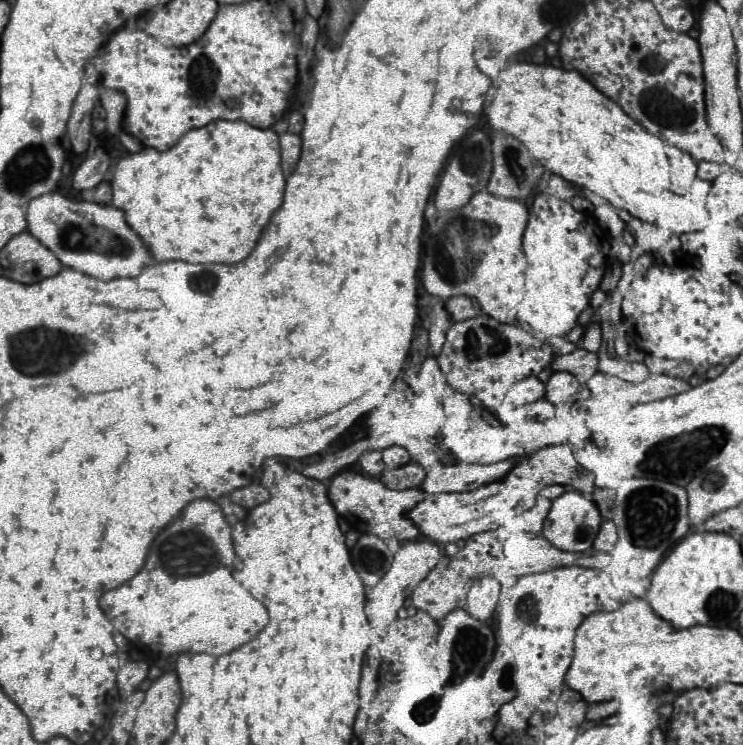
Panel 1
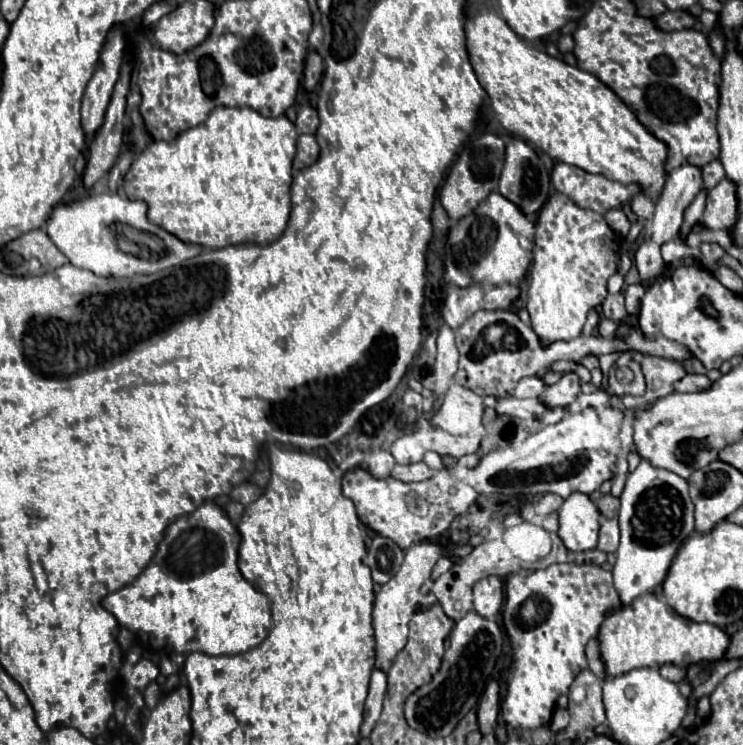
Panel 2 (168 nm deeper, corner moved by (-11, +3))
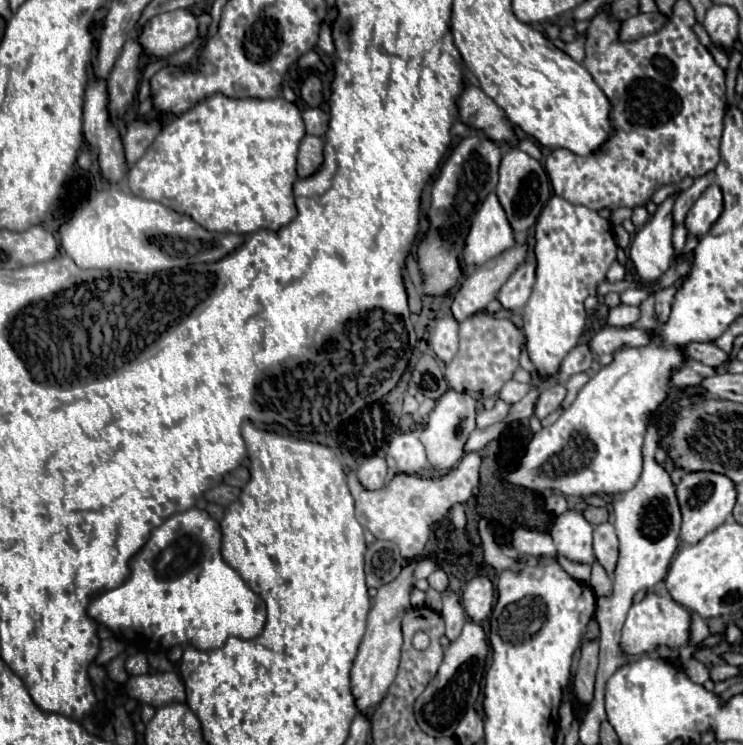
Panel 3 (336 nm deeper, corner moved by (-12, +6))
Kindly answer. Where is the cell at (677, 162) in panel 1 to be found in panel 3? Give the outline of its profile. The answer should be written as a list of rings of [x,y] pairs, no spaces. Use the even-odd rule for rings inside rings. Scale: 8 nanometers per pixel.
[[[676,195],[660,203],[652,219],[646,221],[646,225],[638,229],[630,245],[630,259],[638,275],[644,277],[644,281],[648,283],[654,283],[672,265],[672,257],[674,257],[672,207],[674,207],[674,201],[676,201]]]

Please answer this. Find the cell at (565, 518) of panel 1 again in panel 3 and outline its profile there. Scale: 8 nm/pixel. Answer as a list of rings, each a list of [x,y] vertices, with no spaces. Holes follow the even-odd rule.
[[[570,507],[556,517],[550,535],[558,547],[558,553],[580,563],[594,563],[593,529],[582,511]]]

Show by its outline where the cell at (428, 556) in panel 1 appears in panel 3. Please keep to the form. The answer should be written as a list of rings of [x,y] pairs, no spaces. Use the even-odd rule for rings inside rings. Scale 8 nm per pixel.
[[[410,561],[402,567],[400,575],[382,585],[372,601],[372,609],[368,613],[368,623],[366,623],[366,633],[360,643],[358,655],[354,659],[354,667],[350,673],[352,679],[352,695],[356,697],[356,705],[362,713],[372,717],[374,709],[382,701],[384,693],[388,691],[390,683],[396,677],[398,663],[400,663],[400,649],[402,649],[402,617],[410,609],[410,591],[414,587],[414,569],[416,561]]]

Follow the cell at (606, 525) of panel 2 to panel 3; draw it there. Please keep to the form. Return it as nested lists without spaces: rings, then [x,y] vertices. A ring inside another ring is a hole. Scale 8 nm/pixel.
[[[600,523],[594,527],[594,555],[608,571],[614,569],[618,557],[618,537],[612,523]]]

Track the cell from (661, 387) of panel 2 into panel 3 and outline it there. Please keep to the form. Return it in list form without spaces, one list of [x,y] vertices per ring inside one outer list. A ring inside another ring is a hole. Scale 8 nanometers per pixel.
[[[690,359],[690,361],[684,361],[684,365],[672,373],[670,385],[674,385],[674,387],[694,387],[704,377],[710,377],[710,375],[714,375],[712,367],[706,367],[698,361]]]

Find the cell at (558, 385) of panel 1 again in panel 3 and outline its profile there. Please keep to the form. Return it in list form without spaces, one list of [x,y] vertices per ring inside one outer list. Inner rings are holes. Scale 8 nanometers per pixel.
[[[562,383],[540,393],[540,397],[536,401],[536,417],[544,419],[548,413],[556,411],[560,407],[560,403],[564,401],[564,397],[566,397],[566,385],[562,385]]]

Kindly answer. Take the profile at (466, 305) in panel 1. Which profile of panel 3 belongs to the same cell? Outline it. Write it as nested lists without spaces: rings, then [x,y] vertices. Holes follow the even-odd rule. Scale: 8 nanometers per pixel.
[[[534,263],[520,265],[504,283],[504,287],[498,293],[498,301],[502,303],[504,309],[520,311],[526,305],[534,285],[534,267],[536,267]]]

